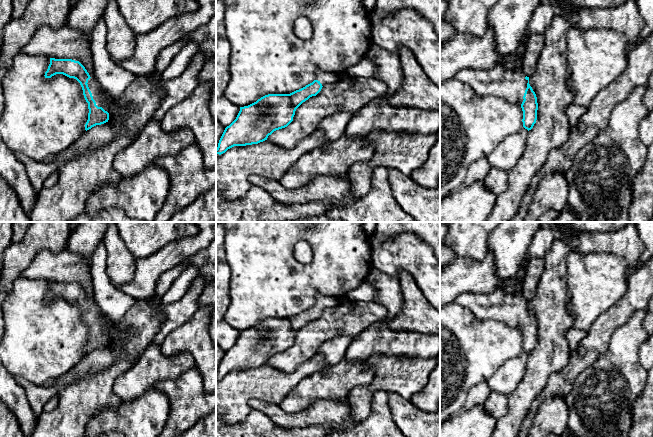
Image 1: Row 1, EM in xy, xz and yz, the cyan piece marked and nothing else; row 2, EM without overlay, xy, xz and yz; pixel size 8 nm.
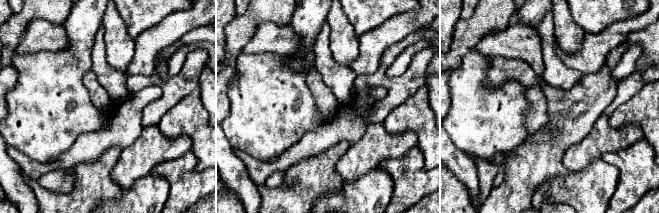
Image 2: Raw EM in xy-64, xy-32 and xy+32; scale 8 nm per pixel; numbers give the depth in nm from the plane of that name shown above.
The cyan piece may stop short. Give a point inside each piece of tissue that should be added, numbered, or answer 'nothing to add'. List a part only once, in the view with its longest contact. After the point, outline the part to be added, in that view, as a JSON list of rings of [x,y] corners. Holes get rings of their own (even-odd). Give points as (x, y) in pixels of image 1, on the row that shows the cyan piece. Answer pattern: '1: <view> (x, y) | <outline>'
1: xy (99, 94) | [[[93,73],[89,74],[88,87],[92,93],[93,99],[98,107],[102,107],[105,111],[108,111],[109,100],[106,96],[106,91],[100,86]]]

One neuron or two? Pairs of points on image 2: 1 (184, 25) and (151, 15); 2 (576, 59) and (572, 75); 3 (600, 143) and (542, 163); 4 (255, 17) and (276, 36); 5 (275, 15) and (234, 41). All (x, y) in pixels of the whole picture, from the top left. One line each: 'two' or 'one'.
1: two
2: two
3: two
4: two
5: one

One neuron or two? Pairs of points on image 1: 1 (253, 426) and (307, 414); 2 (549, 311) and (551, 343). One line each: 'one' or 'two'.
1: two
2: one

